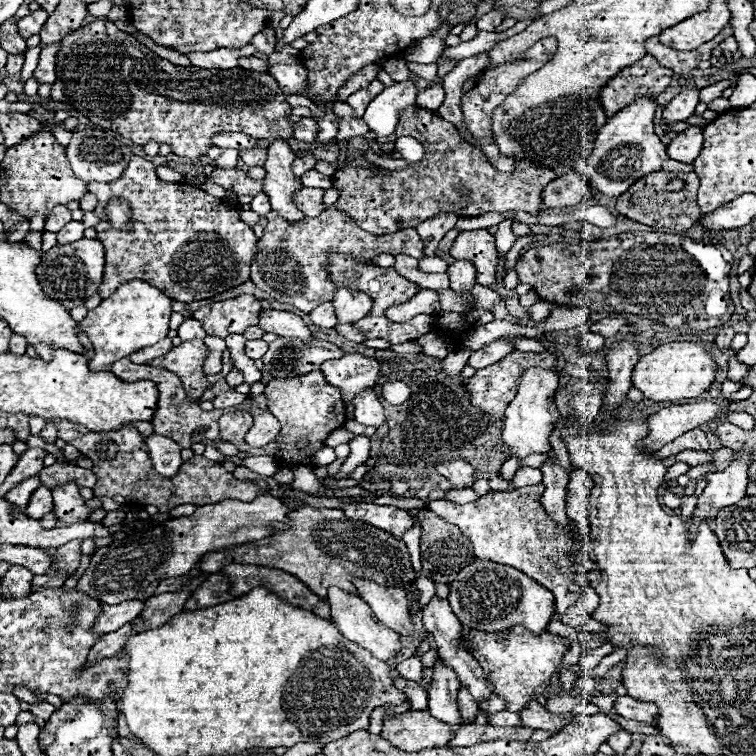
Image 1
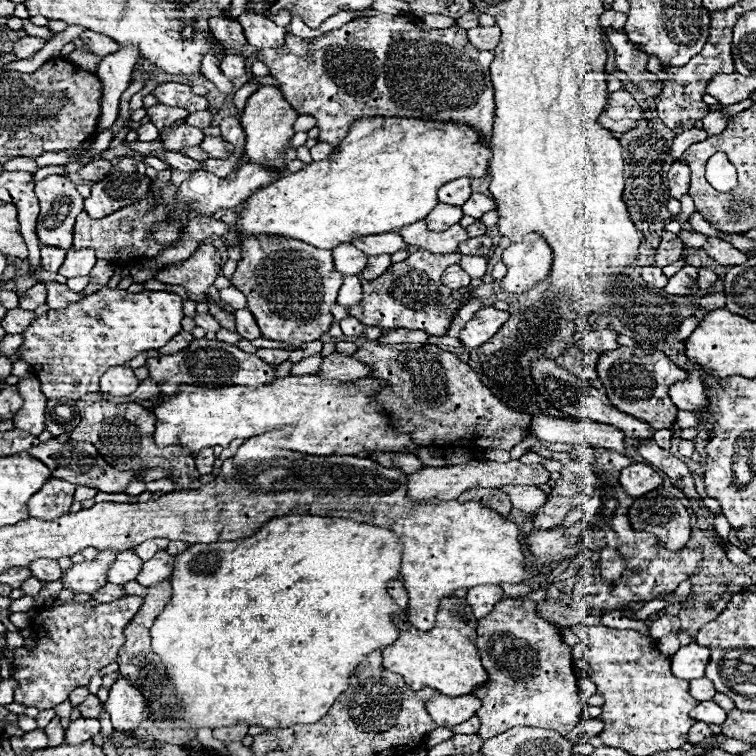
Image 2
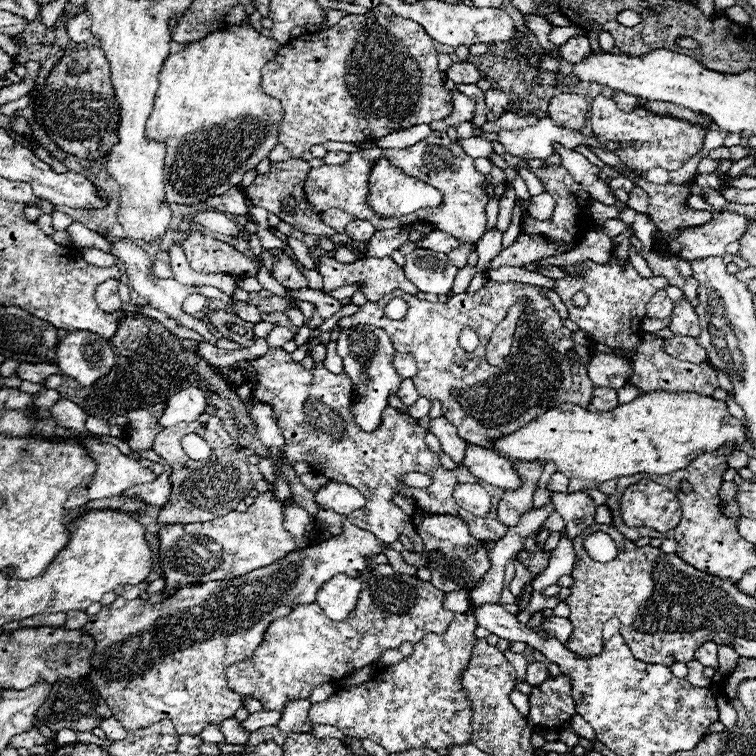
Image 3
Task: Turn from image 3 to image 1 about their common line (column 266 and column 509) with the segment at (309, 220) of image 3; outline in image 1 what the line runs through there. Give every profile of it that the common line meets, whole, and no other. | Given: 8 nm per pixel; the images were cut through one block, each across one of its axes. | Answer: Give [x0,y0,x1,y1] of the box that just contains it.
[332,106,556,236]

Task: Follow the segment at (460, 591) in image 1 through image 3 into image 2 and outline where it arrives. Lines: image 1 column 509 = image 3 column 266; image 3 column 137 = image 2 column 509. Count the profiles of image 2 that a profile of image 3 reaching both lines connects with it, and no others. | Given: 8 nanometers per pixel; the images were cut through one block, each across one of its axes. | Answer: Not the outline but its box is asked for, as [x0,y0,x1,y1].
[474,598,584,740]

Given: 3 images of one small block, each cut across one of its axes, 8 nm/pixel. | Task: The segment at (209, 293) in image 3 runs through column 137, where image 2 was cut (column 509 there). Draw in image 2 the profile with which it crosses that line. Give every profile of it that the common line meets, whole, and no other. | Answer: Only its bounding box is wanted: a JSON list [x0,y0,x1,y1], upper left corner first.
[502,232,552,294]

